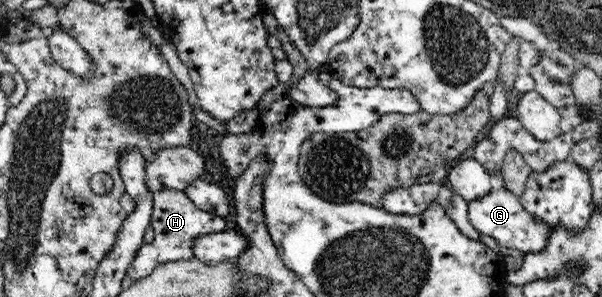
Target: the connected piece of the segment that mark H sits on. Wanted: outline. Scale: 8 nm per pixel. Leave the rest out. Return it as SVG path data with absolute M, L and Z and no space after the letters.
M171 189L154 193L151 227L154 229L155 239L137 251L135 259L127 270L126 274L133 281L147 277L158 265L192 259L197 239L227 229L224 217L217 217L206 210L198 209L185 192Z

